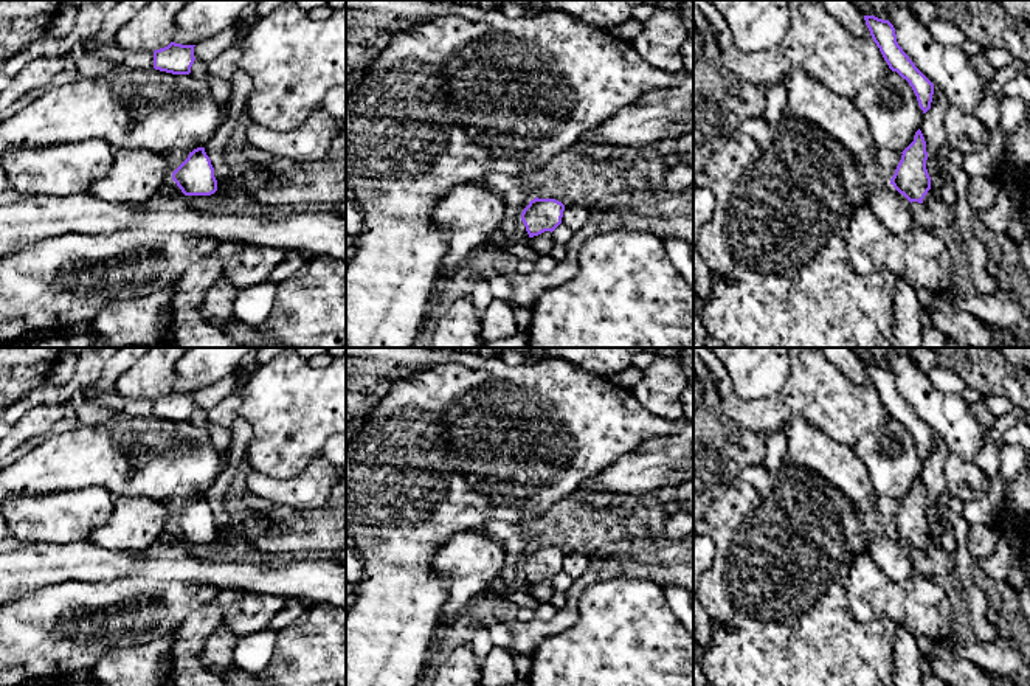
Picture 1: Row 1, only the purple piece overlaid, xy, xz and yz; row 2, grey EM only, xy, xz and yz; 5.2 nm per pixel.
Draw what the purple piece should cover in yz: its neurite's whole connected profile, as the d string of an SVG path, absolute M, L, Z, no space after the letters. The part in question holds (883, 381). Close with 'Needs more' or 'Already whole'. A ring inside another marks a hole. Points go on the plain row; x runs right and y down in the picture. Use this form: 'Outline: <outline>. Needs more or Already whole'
Outline: M864 363L866 372L884 408L912 435L918 453L926 461L931 456L934 431L915 414L897 390L895 376L889 368Z. Already whole

